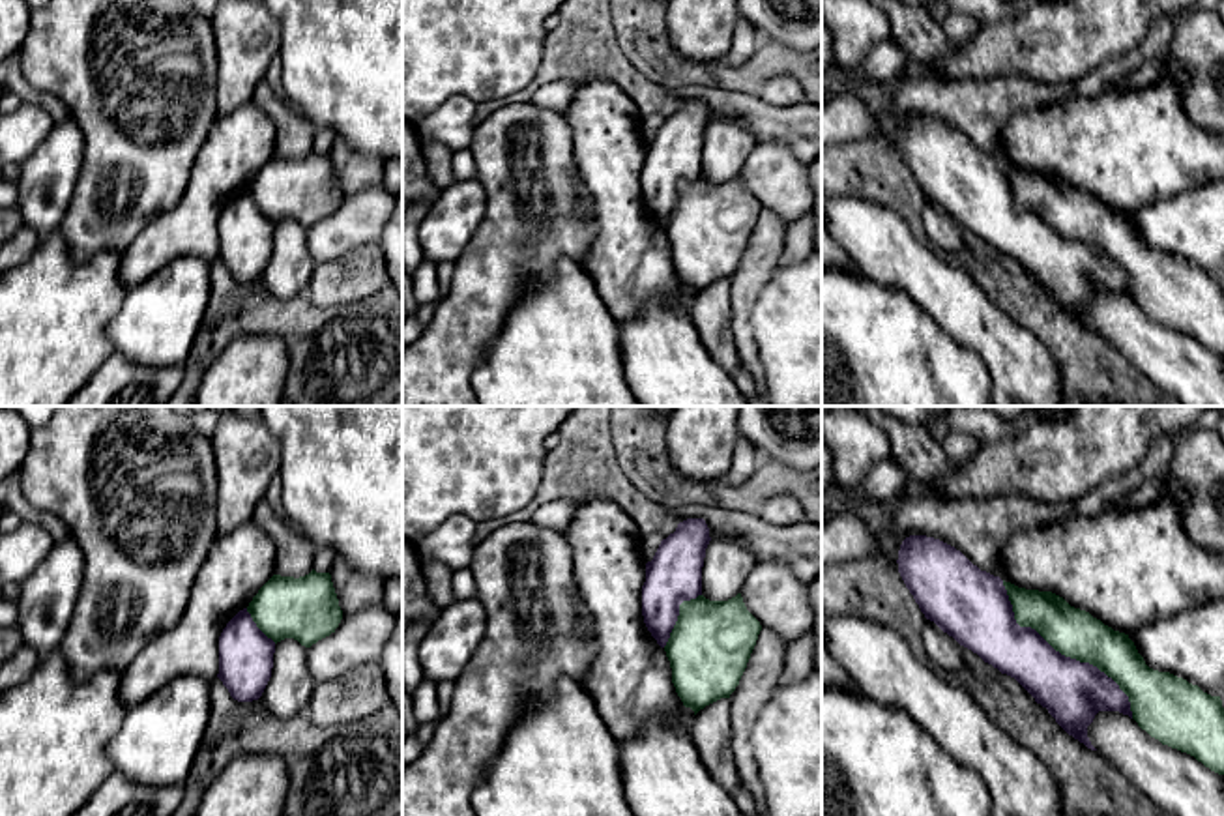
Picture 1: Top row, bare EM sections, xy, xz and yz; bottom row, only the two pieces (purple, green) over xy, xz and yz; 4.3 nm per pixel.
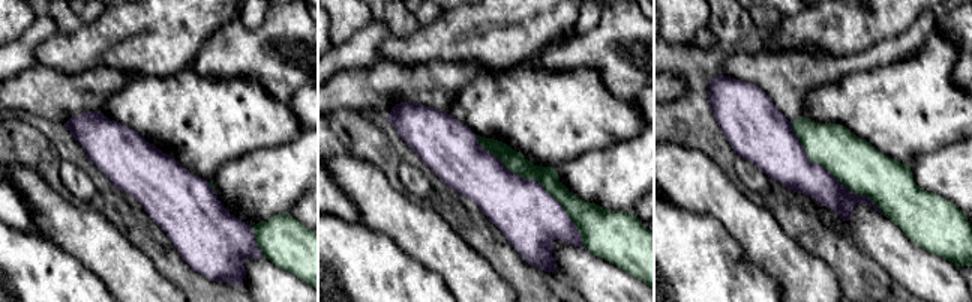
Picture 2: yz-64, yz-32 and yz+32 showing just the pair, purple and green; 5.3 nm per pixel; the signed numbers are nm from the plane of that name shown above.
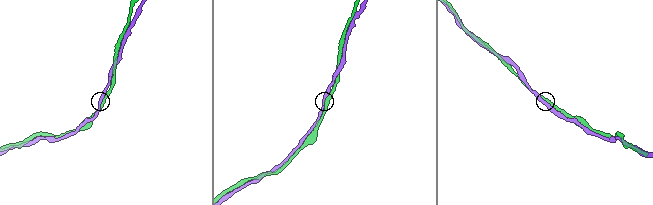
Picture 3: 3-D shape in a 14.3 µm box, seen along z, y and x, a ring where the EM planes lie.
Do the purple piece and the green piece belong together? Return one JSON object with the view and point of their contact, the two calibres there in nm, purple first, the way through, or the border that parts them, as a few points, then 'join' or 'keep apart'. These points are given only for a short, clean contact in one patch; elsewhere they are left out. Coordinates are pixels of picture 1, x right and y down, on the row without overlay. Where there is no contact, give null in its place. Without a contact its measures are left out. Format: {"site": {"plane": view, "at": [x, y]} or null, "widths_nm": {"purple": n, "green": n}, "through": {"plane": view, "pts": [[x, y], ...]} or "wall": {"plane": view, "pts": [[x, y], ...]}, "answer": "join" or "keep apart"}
{"site": {"plane": "yz", "at": [1063, 236]}, "widths_nm": {"purple": 260, "green": 220}, "answer": "join"}

